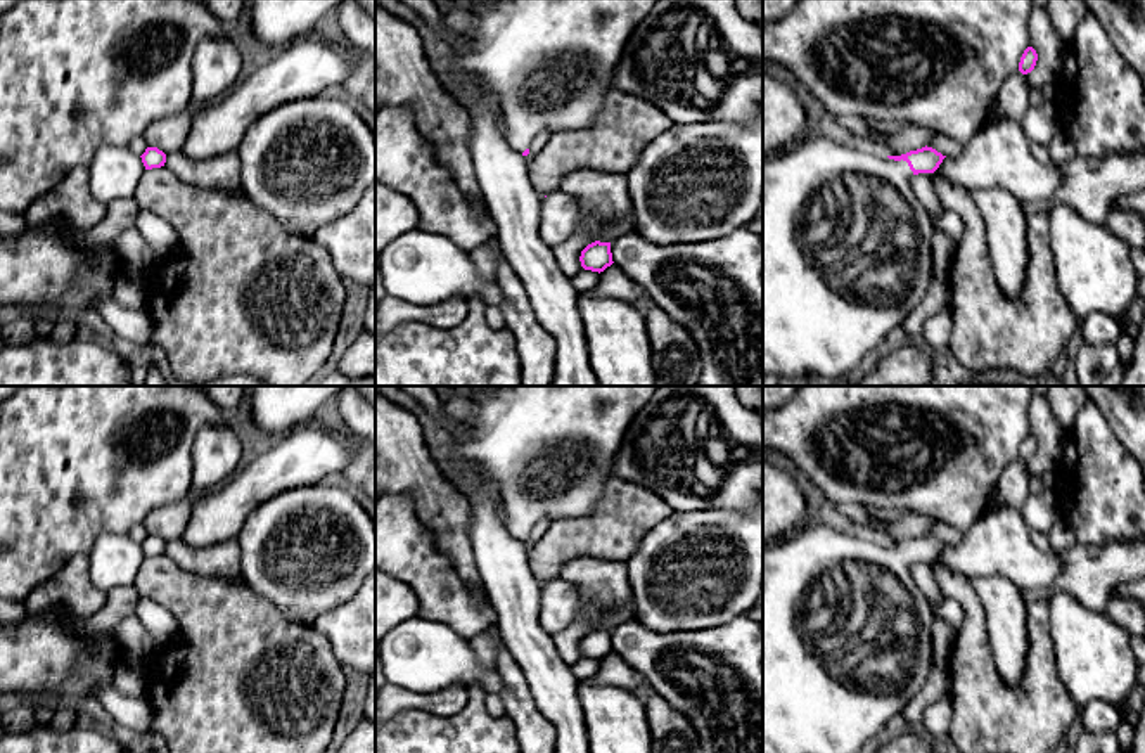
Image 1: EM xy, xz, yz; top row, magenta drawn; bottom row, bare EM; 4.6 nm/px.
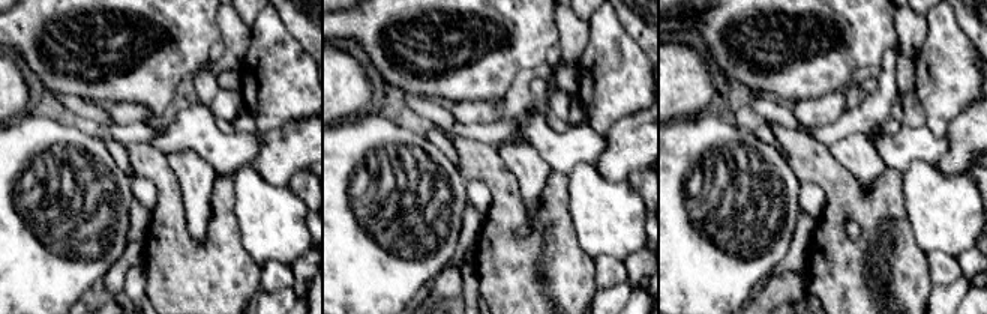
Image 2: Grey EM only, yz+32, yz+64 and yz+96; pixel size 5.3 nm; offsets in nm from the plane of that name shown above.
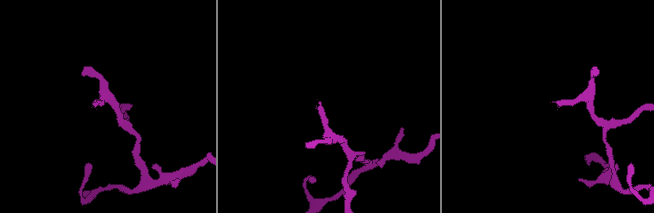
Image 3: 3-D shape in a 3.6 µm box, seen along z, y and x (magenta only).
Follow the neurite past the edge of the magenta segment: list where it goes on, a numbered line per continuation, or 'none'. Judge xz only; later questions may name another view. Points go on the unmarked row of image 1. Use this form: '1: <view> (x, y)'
1: xz (547, 452)

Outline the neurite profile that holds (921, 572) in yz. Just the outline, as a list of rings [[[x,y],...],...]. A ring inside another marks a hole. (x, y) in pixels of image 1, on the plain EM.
[[[918,561],[910,564],[912,576],[922,594],[931,601],[931,604],[939,604],[944,599],[944,594],[941,592],[932,570],[927,561]]]

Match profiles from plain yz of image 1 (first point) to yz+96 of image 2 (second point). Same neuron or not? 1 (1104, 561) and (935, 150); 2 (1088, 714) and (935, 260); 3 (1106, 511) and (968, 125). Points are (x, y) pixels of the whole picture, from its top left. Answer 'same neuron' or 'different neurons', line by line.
1: different neurons
2: same neuron
3: different neurons

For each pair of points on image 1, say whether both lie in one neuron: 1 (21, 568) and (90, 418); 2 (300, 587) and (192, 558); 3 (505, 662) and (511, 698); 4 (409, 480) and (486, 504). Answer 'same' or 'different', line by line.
1: same
2: different
3: same
4: different

